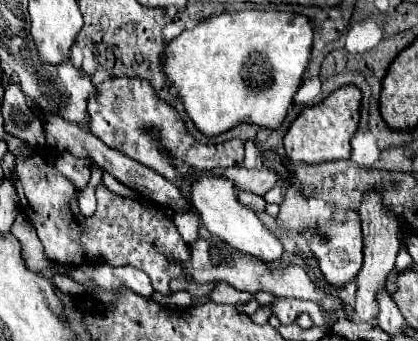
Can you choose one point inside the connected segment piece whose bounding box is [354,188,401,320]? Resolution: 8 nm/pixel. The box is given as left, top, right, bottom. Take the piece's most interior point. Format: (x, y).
(381, 245)

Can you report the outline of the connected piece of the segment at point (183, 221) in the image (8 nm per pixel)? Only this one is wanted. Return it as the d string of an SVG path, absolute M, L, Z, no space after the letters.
M198 212L194 214L174 214L174 224L180 232L180 236L184 238L186 244L192 244L198 240L198 228L200 228L200 222L198 222Z

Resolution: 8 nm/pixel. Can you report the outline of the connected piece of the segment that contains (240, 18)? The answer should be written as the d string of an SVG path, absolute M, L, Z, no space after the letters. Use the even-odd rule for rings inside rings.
M240 10L222 12L210 16L196 28L184 30L166 46L164 72L172 86L178 88L178 96L184 100L188 116L204 136L218 136L240 122L252 122L266 128L278 128L294 94L302 84L302 74L310 62L312 52L312 22L304 14L280 12L280 10Z

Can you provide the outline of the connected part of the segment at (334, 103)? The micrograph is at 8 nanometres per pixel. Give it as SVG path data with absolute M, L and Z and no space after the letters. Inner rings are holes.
M346 84L330 92L320 104L304 108L284 136L288 158L292 162L328 162L332 158L350 158L350 140L360 122L360 102L360 88Z

